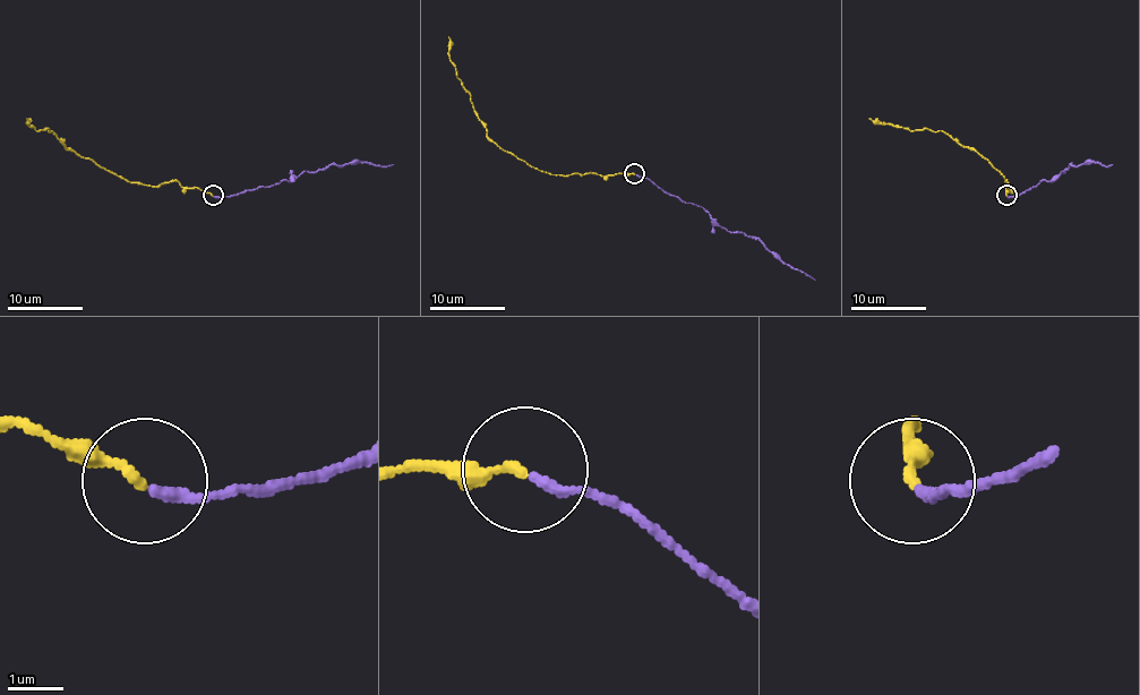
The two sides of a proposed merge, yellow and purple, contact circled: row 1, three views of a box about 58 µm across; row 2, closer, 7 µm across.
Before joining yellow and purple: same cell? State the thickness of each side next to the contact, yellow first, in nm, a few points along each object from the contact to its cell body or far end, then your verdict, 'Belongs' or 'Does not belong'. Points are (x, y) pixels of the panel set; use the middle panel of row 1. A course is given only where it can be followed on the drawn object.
Thickness 180 nm (yellow) against 180 nm. Course of yellow: (634, 174), (548, 174), (500, 149), (488, 136), (486, 125), (472, 109), (469, 92), (450, 59), (448, 36). Course of purple: (636, 174), (649, 178), (685, 203), (702, 206), (720, 226), (759, 238), (786, 264), (814, 280). Does not belong

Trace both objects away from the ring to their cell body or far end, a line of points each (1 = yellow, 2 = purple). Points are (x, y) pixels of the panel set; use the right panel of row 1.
1: (1006, 195), (1006, 181), (1006, 186), (983, 155), (969, 146), (958, 144), (941, 130), (910, 130), (870, 118)
2: (1006, 197), (1035, 187), (1043, 180), (1052, 181), (1071, 164), (1112, 164)

